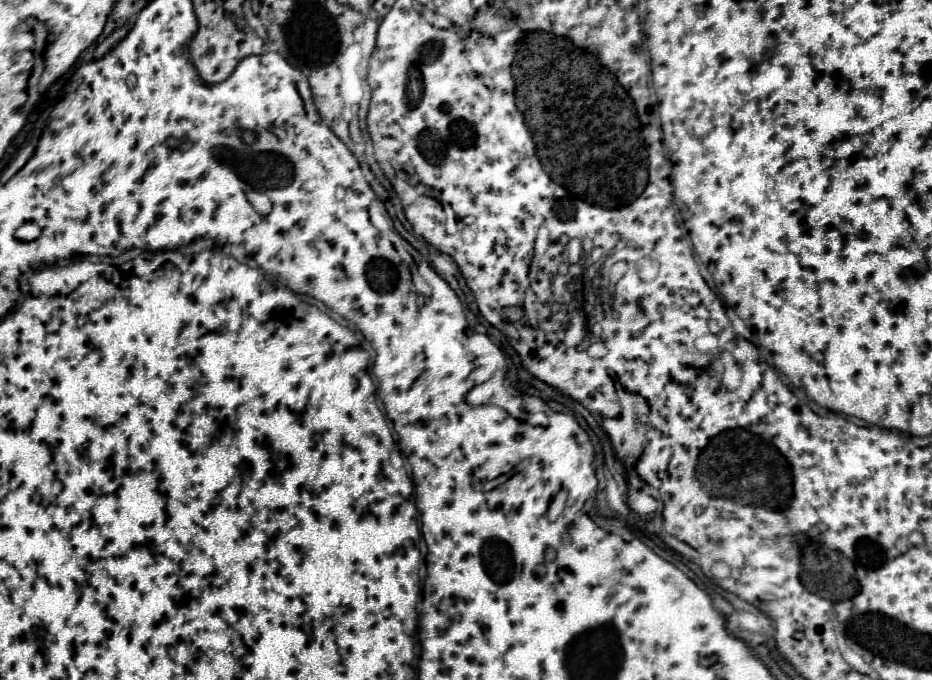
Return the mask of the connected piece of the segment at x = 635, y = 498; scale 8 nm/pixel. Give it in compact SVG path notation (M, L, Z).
M631 489L629 505L631 505L631 509L633 509L635 513L639 513L641 517L651 517L651 515L655 513L655 507L657 507L657 503L655 503L653 497L649 497L649 495L641 493L641 491L635 491L635 489Z

